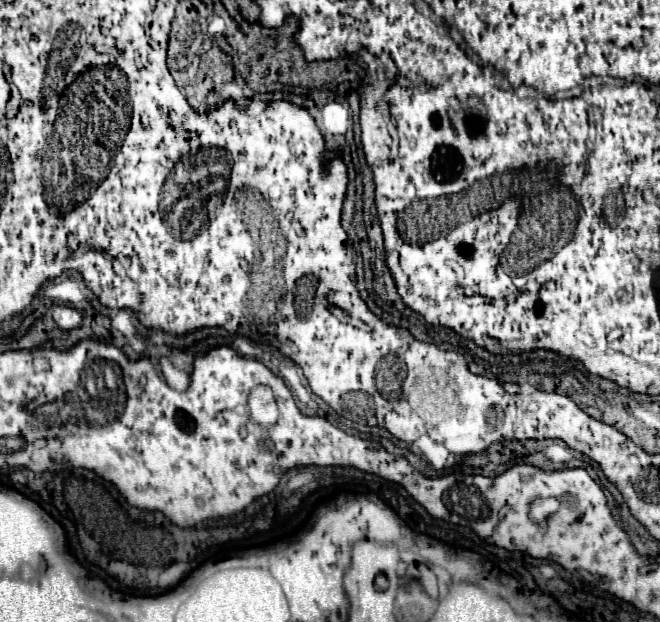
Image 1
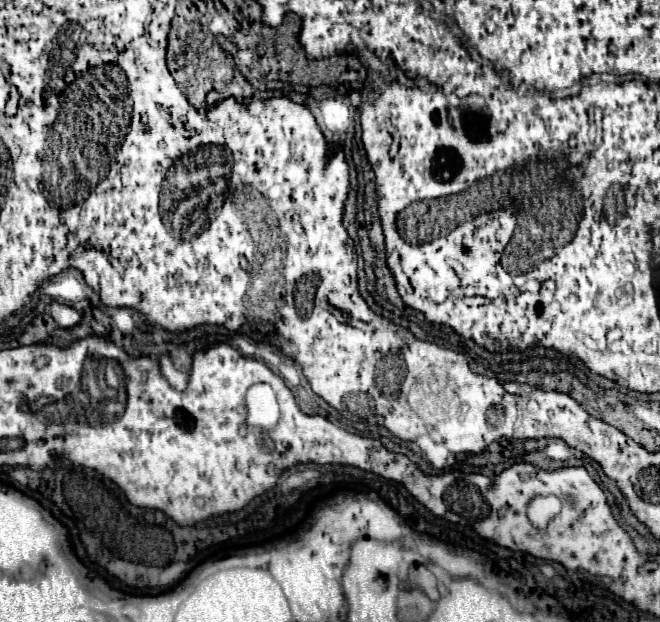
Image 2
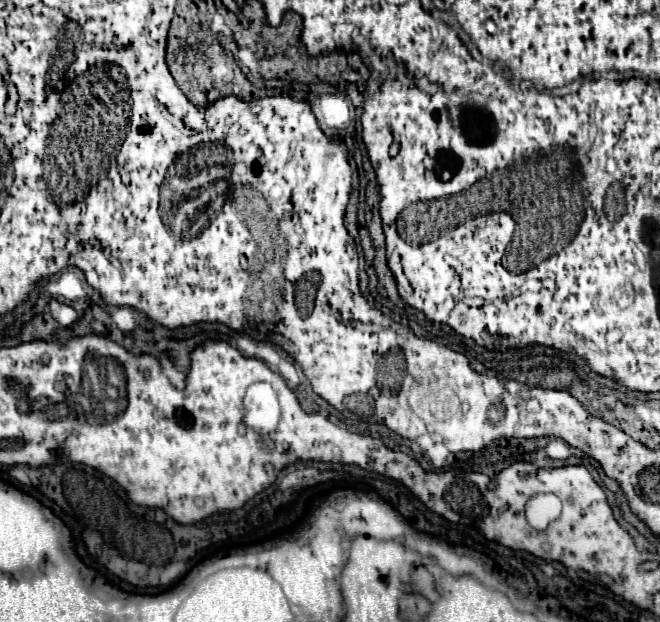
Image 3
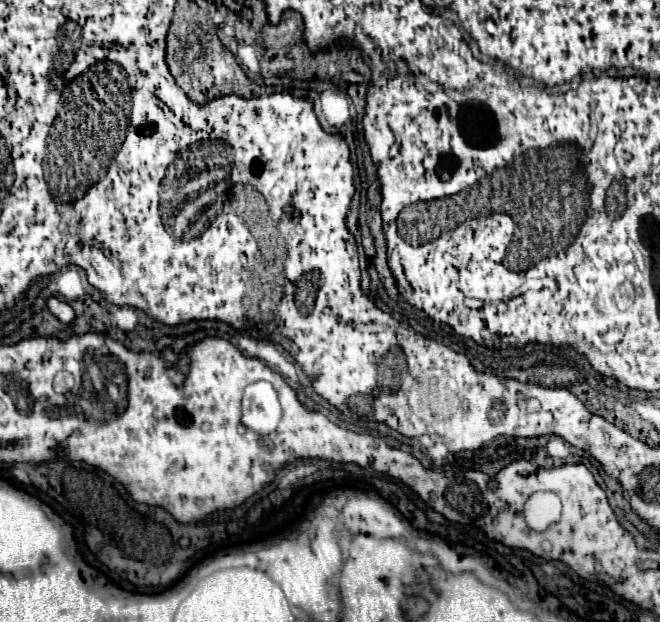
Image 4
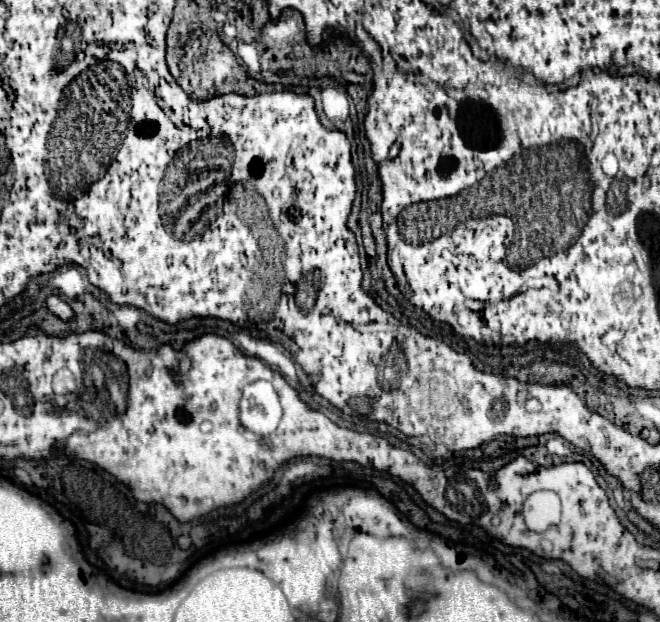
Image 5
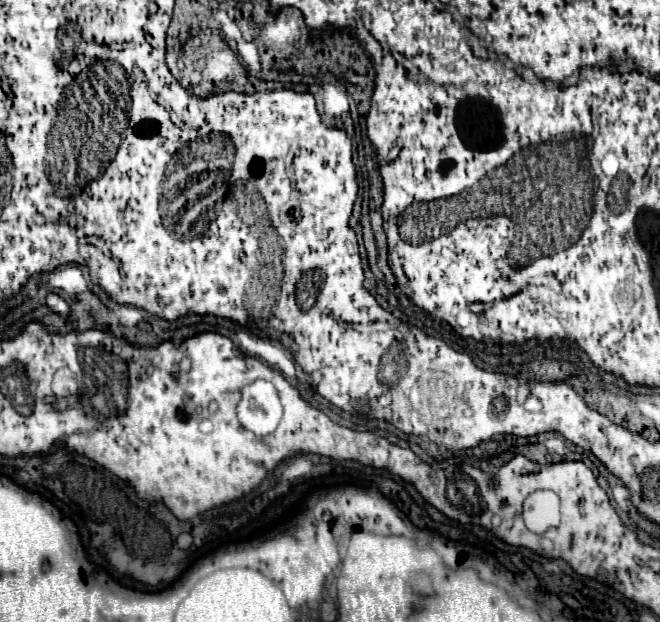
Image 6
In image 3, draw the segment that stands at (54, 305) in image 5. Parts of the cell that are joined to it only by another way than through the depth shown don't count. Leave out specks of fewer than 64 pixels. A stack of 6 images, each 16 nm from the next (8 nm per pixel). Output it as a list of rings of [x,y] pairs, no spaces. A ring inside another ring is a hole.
[[[52,300],[52,302],[50,302],[50,314],[52,314],[54,320],[56,320],[60,326],[64,326],[64,328],[74,326],[74,324],[78,322],[78,314],[76,314],[76,310],[70,308],[68,304],[58,302],[58,300]]]

